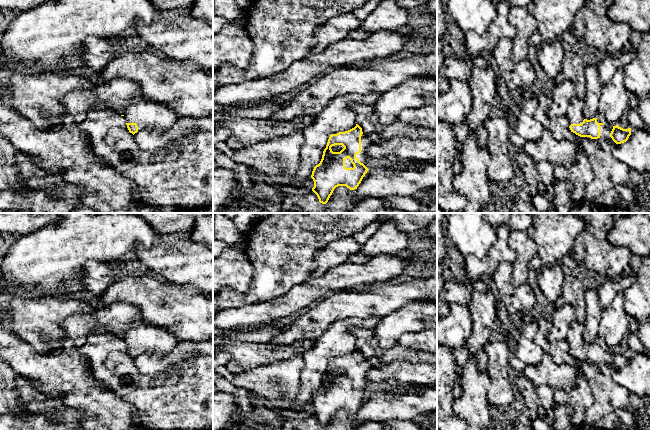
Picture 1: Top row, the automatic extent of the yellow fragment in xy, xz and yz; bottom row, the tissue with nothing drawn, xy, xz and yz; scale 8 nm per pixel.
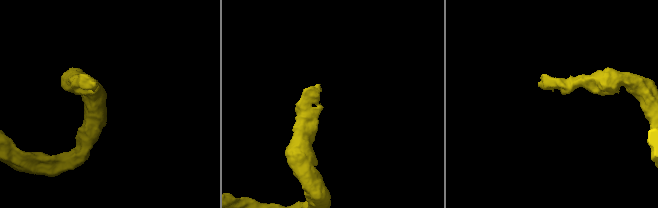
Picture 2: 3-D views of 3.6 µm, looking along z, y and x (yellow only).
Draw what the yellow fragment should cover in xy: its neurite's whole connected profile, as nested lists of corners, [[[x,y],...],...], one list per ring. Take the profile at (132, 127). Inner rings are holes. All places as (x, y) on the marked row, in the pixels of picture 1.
[[[133,97],[124,101],[124,117],[130,133],[157,130],[164,133],[177,120],[177,114],[165,104]]]

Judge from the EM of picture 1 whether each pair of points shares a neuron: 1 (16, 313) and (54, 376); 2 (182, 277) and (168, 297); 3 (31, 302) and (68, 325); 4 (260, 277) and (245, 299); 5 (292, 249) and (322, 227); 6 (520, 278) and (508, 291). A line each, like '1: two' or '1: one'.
1: two
2: two
3: two
4: one
5: one
6: two

